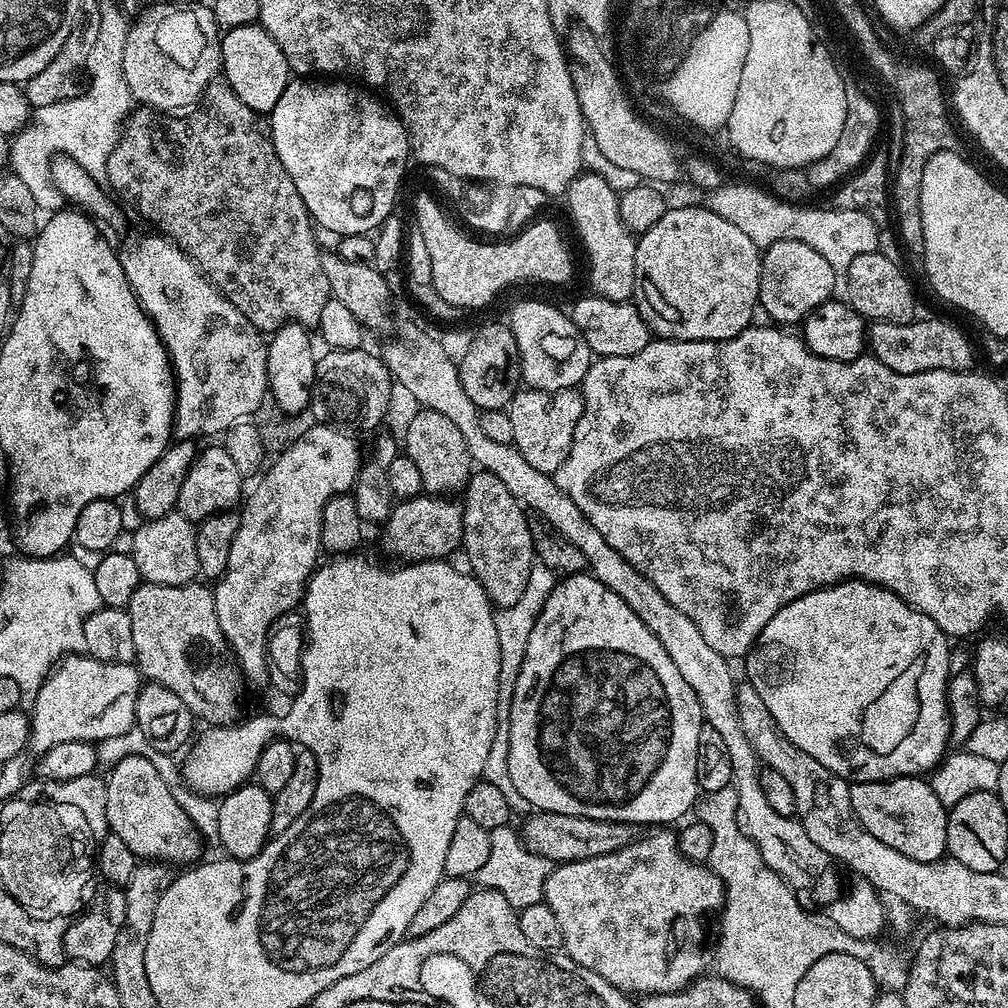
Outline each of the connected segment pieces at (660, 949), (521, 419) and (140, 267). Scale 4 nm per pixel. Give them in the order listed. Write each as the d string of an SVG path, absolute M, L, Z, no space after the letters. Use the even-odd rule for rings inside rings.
M652 830L652 832L647 836L647 834L641 835L639 839L633 841L632 844L623 846L622 849L614 850L613 853L602 854L600 857L588 857L582 861L570 861L568 863L557 863L552 869L552 873L546 878L546 886L544 887L544 899L543 903L550 906L550 910L554 910L554 918L558 918L558 926L562 926L562 938L564 939L563 951L567 954L577 966L590 970L594 974L598 974L602 978L606 978L606 982L610 982L619 988L621 992L625 994L643 994L649 996L650 994L666 994L667 992L677 992L682 990L685 983L691 979L698 979L705 975L706 968L704 968L704 928L700 925L700 915L703 912L708 912L711 908L719 909L724 903L724 884L720 881L720 877L712 873L711 867L705 866L703 864L695 864L690 862L684 855L680 852L680 847L676 845L677 833L672 830Z
M525 387L517 391L516 397L507 406L510 427L514 429L512 443L534 466L534 470L554 474L566 462L570 446L574 442L574 430L584 413L584 397L576 388L563 388L557 392L543 392Z
M159 234L151 235L152 236L136 236L133 240L126 241L124 249L121 247L118 255L120 257L122 270L134 290L138 302L142 306L142 310L152 319L152 325L155 326L157 334L160 335L160 341L164 344L164 349L168 352L168 359L174 373L174 391L176 394L176 414L174 417L175 435L182 440L191 440L193 438L201 438L200 436L212 436L215 432L216 435L223 434L230 426L234 426L242 420L249 419L249 417L253 415L251 412L258 411L260 403L266 400L266 393L268 392L268 367L266 366L268 345L262 333L246 318L246 314L242 314L242 310L238 310L238 306L234 306L234 302L230 302L204 277L204 273L189 260L185 252L183 252L173 240Z

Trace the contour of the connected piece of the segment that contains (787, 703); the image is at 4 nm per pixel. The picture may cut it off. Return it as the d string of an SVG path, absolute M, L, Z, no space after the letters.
M841 580L839 584L831 584L828 588L819 588L786 606L782 606L782 610L778 610L778 614L774 614L774 618L770 618L770 622L766 622L762 634L758 634L758 638L748 651L743 664L745 663L744 668L748 671L747 683L754 686L758 698L762 698L766 710L770 710L774 722L780 727L780 732L791 744L830 746L834 742L842 742L844 736L852 734L852 720L868 720L868 711L866 711L868 704L878 702L882 698L880 688L884 688L884 680L892 680L892 672L908 672L908 660L914 658L916 654L920 654L926 646L928 646L928 693L934 698L939 697L945 691L949 680L949 677L944 674L944 670L950 666L948 644L950 644L949 637L944 635L941 628L934 626L934 622L930 622L926 618L926 614L914 610L890 590L880 588L877 584L867 584L865 580Z

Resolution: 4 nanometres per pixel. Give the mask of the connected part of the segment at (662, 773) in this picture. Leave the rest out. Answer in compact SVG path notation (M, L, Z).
M591 574L563 577L553 588L550 598L546 598L546 606L538 614L534 630L530 630L530 642L526 642L526 658L522 658L522 670L518 674L518 682L514 682L506 742L510 746L510 778L518 794L522 794L522 798L526 798L533 809L542 812L617 820L639 826L672 826L675 820L683 821L683 816L693 811L698 799L698 734L703 723L704 715L694 690L690 690L678 666L670 662L666 646L662 646L662 642L658 642L658 638L646 630L646 622L642 622L642 618L638 618L638 614L634 614L634 610L630 610L630 606L618 598L618 594L614 594L614 590L602 586L602 582L598 582Z

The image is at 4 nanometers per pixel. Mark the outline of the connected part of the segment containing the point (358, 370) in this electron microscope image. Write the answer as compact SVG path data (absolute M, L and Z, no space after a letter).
M361 347L325 351L317 359L316 377L312 383L310 413L317 424L331 424L341 430L379 429L385 423L387 404L394 379L380 356L368 354Z

